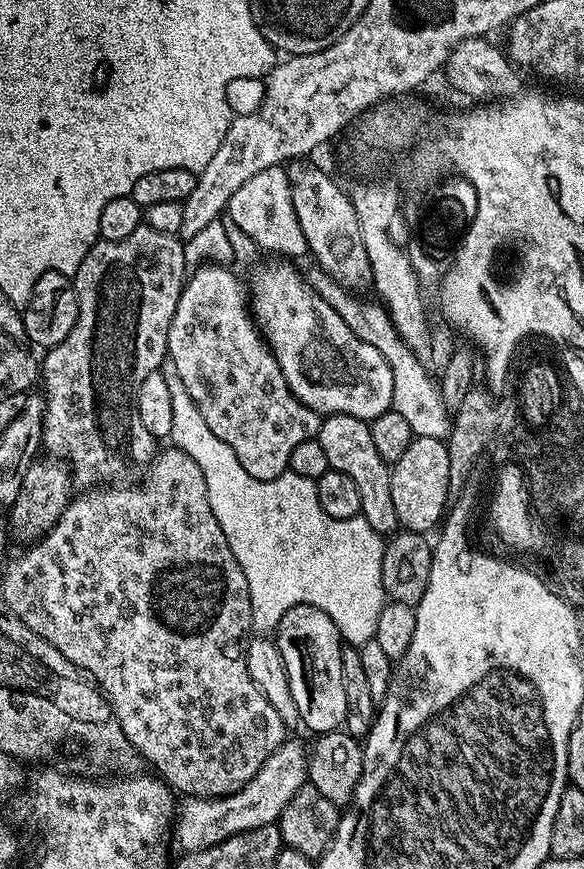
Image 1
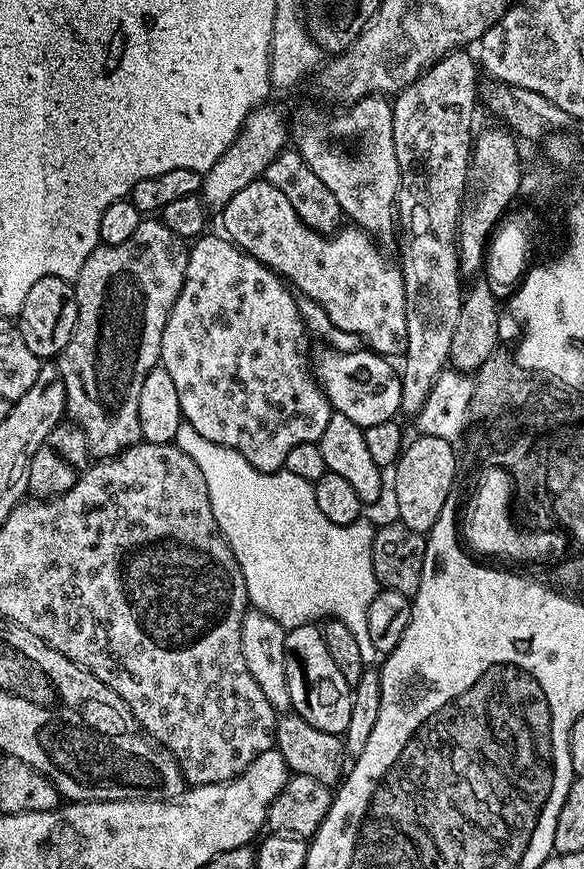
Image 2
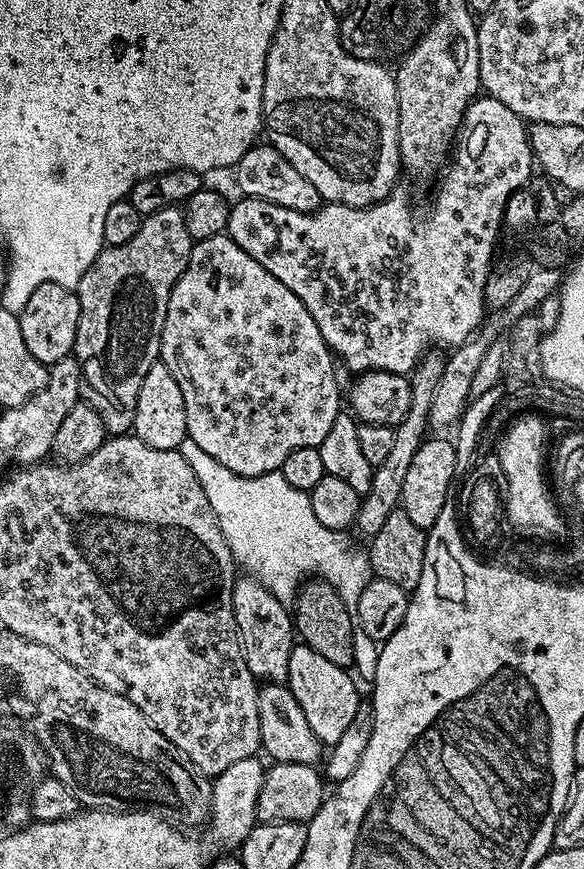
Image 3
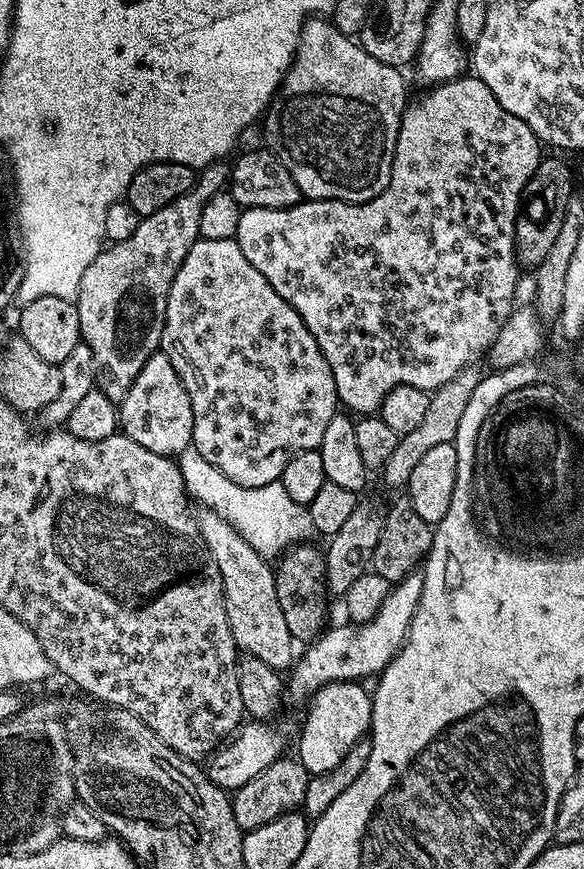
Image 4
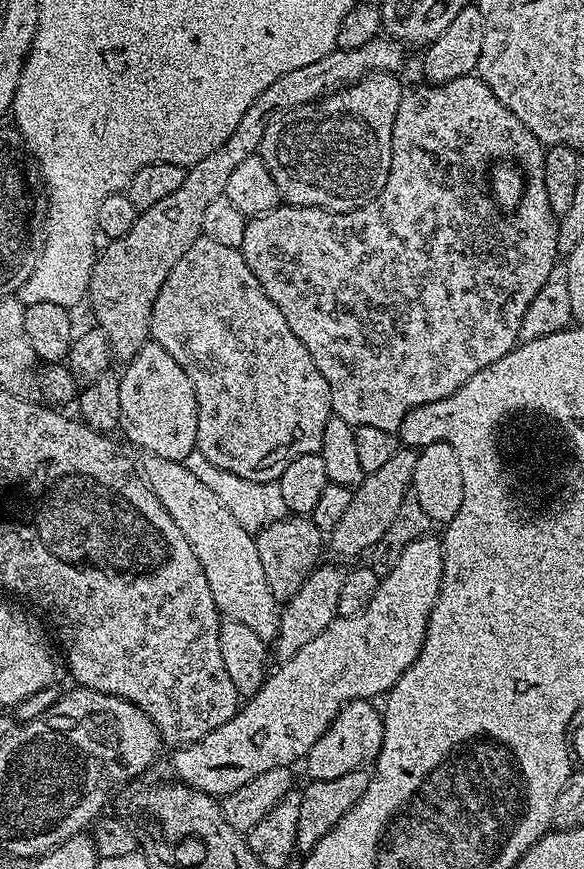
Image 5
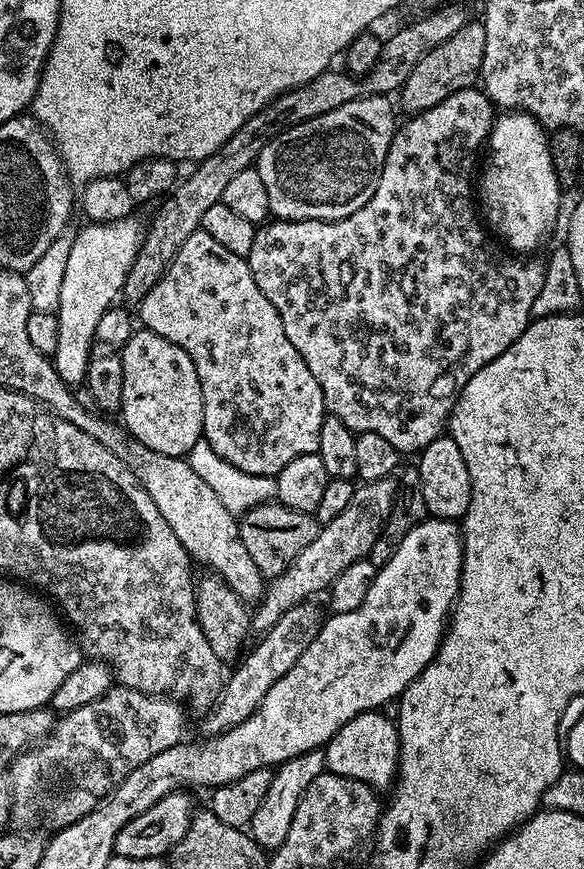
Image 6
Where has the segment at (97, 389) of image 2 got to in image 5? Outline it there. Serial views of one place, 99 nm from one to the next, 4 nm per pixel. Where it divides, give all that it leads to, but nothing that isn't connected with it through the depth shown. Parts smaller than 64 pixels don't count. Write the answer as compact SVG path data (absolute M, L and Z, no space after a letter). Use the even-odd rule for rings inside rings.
M377 38L366 42L366 46L358 50L333 50L328 56L318 58L318 62L310 62L310 66L298 66L298 70L282 74L282 78L270 82L270 86L266 86L266 90L262 90L262 94L250 102L250 110L242 114L238 126L234 126L234 134L230 134L230 138L226 138L218 150L206 154L206 158L185 171L182 186L178 186L174 194L162 198L162 202L150 206L150 210L139 213L134 226L130 226L130 234L103 245L93 263L92 276L87 281L86 296L88 300L92 299L95 327L106 334L117 361L132 360L140 347L149 343L152 330L150 318L158 290L162 290L166 278L170 278L170 270L178 266L178 258L182 258L182 254L186 254L186 250L190 250L190 246L200 239L202 214L206 206L210 206L214 198L223 196L226 181L233 170L244 159L259 153L260 143L270 122L281 112L289 112L303 104L313 104L321 96L339 92L371 73L399 73L399 68L404 64L404 52L405 45L400 41Z

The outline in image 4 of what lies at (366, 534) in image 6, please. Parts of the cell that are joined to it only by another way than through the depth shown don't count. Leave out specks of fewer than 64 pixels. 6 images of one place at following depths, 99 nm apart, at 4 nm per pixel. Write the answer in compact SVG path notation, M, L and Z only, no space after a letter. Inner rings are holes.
M468 365L458 372L454 378L442 386L436 388L428 399L426 415L422 418L422 422L412 431L401 435L398 446L394 448L390 458L384 463L384 467L380 470L384 482L388 486L394 488L400 486L405 487L410 478L410 474L414 472L414 468L418 466L418 461L431 449L431 447L453 443L456 438L458 424L462 420L462 415L468 412L470 397L477 389L478 382L482 379L482 371L479 365Z

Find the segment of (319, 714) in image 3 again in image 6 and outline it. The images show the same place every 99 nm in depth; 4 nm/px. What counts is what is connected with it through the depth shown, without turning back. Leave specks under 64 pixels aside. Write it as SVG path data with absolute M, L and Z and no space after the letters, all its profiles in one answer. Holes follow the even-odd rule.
M380 710L363 712L350 718L350 722L346 722L346 726L342 726L338 734L334 734L334 738L323 749L323 754L327 771L361 780L377 790L383 790L384 787L387 789L395 781L396 770L400 767L400 739L396 733L396 725L393 721L387 720Z

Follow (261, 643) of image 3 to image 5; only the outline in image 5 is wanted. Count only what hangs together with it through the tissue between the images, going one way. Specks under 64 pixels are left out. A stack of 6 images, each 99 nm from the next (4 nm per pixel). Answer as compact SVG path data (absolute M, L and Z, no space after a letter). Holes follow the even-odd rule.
M147 454L141 455L139 458L141 460L140 464L138 460L138 471L144 483L158 498L158 502L162 502L166 514L170 514L170 518L174 518L174 526L178 526L178 530L182 530L182 534L186 534L186 542L190 542L190 546L206 574L206 582L210 582L210 594L214 594L217 609L227 619L242 622L242 626L254 630L254 634L258 634L258 638L262 638L266 642L275 641L280 634L280 608L270 590L270 582L266 582L266 573L262 571L262 562L258 558L258 546L253 533L247 532L238 522L238 518L234 518L234 514L230 514L230 510L226 510L226 506L222 506L222 498L218 498L218 494L214 494L214 490L209 490L200 479L194 474L190 474L187 463Z

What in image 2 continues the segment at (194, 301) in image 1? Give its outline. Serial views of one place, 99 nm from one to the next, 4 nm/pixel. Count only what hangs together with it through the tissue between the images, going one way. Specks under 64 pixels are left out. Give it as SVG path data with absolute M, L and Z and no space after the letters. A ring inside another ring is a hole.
M205 234L191 245L184 285L170 310L170 318L166 318L166 330L162 330L160 364L166 370L166 374L170 374L170 379L174 381L174 386L178 390L178 406L181 417L187 424L194 426L194 430L198 430L198 434L202 434L202 438L210 438L210 442L218 442L230 450L238 450L238 454L242 454L242 458L246 458L246 462L250 462L250 466L254 466L259 472L278 472L283 469L286 454L290 454L290 450L294 450L294 446L315 444L322 438L322 430L326 430L326 422L330 422L332 417L332 404L326 398L320 385L316 383L309 357L307 355L304 357L306 327L300 316L298 300L293 289L271 268L243 252L231 240L223 235L220 236Z

